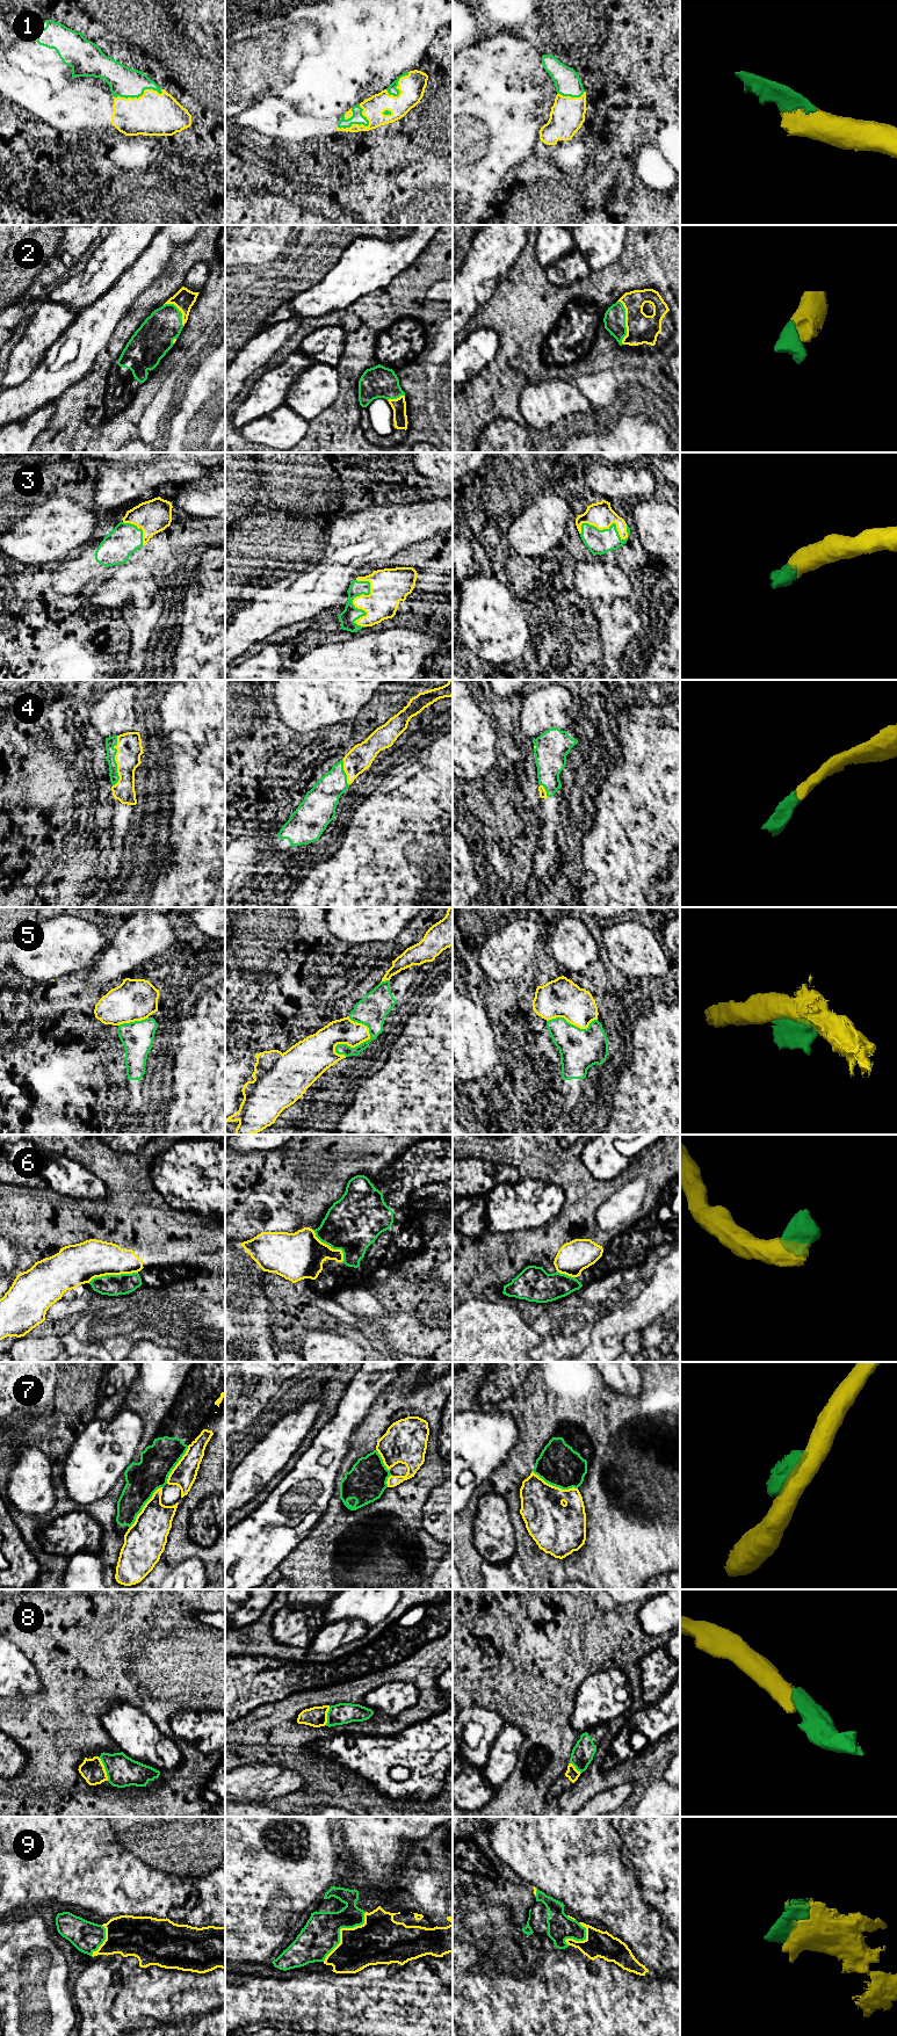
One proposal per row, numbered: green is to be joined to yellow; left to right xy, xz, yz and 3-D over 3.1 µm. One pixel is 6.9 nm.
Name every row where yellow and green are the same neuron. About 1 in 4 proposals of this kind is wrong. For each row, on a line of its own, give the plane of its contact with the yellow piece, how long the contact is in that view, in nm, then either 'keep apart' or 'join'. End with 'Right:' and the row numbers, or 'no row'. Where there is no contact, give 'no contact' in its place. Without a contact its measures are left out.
1: contact in xz; length 240 nm; join
2: contact in yz; length 300 nm; join
3: contact in xz; length 340 nm; join
4: contact in xy; length 360 nm; join
5: contact in xz; length 300 nm; keep apart
6: contact in xy; length 340 nm; keep apart
7: contact in yz; length 340 nm; keep apart
8: contact in xy; length 170 nm; join
9: contact in xz; length 460 nm; join
Right: 1, 2, 3, 4, 8, 9

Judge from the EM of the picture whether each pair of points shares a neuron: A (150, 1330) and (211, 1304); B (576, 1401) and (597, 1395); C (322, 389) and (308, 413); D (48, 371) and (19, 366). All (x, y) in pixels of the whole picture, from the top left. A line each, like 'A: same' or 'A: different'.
A: same
B: same
C: same
D: different

